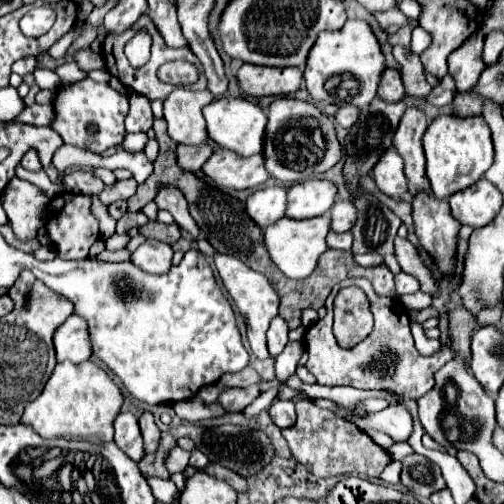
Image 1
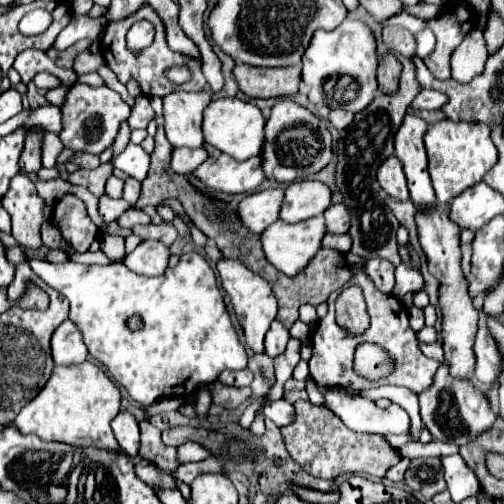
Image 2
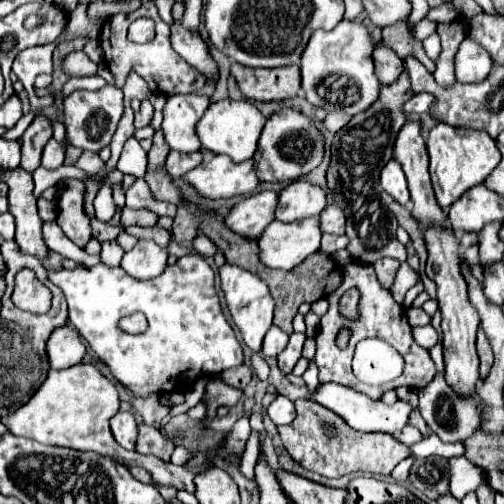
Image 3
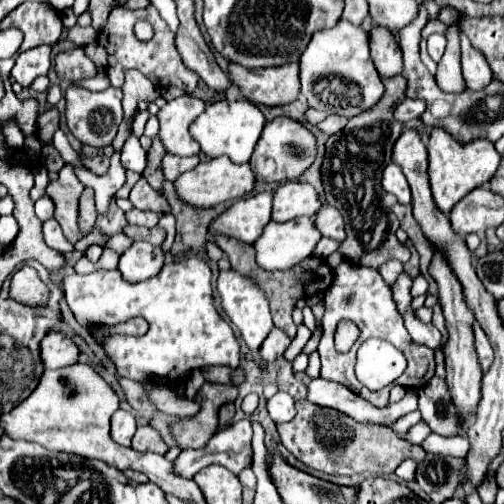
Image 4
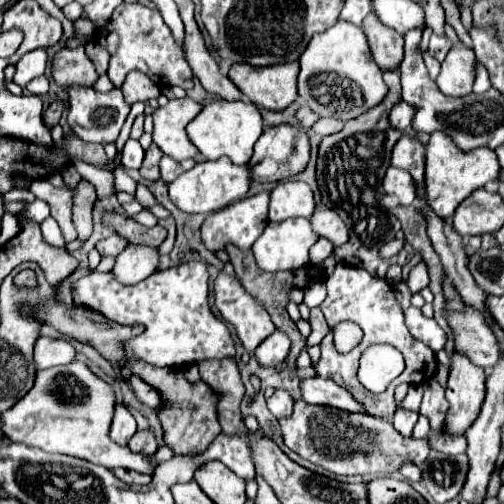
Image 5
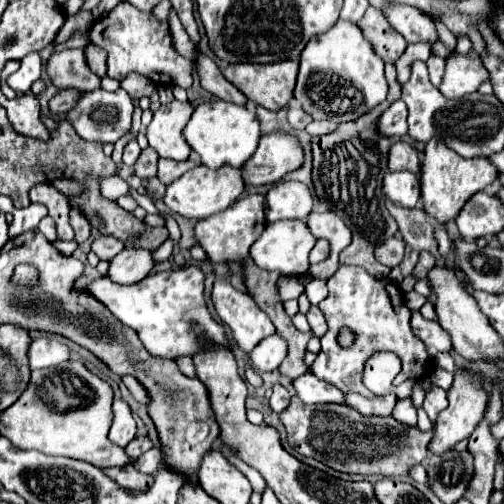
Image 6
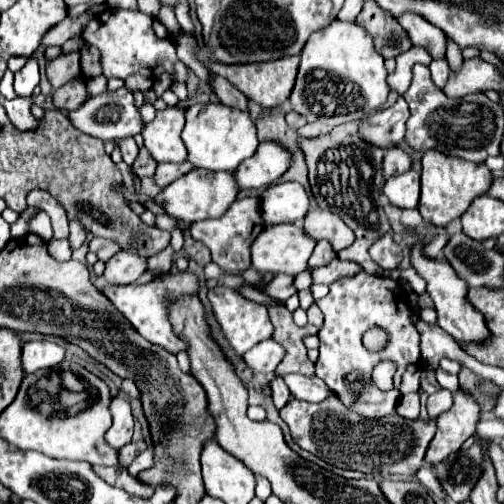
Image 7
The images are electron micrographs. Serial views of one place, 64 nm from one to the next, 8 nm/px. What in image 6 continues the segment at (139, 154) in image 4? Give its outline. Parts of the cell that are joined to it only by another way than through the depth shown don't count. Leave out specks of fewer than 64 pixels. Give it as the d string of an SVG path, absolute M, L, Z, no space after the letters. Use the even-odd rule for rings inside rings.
M130 140L130 142L126 144L126 148L124 148L124 164L126 164L126 166L134 166L138 154L140 154L138 142L136 142L136 140Z

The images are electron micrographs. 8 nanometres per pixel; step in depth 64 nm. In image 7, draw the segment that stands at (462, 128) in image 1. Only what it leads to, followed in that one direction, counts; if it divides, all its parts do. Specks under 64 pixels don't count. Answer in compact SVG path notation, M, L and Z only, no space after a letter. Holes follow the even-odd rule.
M428 152L422 158L422 194L418 210L426 222L444 228L452 220L460 218L476 196L486 194L492 178L492 172L484 164L468 164L466 160L440 156L440 152Z

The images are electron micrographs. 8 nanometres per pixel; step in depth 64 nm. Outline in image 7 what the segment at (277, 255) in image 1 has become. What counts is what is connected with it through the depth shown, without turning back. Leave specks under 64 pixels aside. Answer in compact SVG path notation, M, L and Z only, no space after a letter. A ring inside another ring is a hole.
M298 224L266 226L252 242L252 266L260 274L296 276L306 270L314 244Z

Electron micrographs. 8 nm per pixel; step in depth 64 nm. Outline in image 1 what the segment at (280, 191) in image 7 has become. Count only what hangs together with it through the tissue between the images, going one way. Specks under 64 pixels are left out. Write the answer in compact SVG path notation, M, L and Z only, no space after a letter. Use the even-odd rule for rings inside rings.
M306 180L288 188L286 218L306 220L320 216L334 204L336 186L328 180Z

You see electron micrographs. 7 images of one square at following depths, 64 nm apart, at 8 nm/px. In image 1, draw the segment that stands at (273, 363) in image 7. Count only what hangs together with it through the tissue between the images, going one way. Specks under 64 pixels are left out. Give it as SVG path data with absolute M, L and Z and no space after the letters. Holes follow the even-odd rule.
M276 316L268 328L268 352L270 352L270 356L272 358L278 356L284 350L286 342L288 342L288 326L280 316Z

